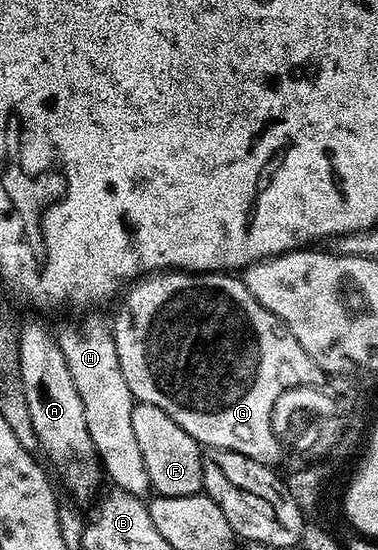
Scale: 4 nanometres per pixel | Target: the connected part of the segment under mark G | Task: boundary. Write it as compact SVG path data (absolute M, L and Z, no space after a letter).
M151 272L133 281L121 293L118 302L118 313L112 319L112 331L116 354L120 358L120 370L124 370L124 382L128 382L128 390L132 390L135 401L160 406L164 414L168 414L181 428L188 430L188 434L192 434L192 438L207 449L236 451L261 464L273 465L278 454L278 444L274 444L274 436L270 436L270 379L278 377L278 368L302 368L302 380L307 390L320 387L324 379L322 368L316 366L316 362L312 362L308 354L304 354L304 346L300 346L300 342L292 338L292 334L278 321L276 314L264 310L264 306L260 306L260 302L252 298L248 286L237 275L224 272Z

